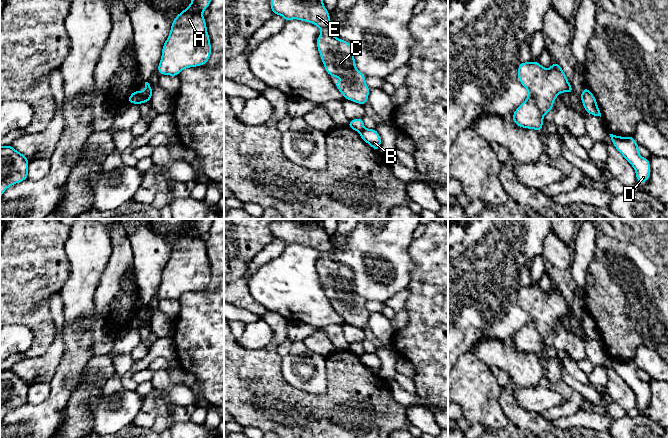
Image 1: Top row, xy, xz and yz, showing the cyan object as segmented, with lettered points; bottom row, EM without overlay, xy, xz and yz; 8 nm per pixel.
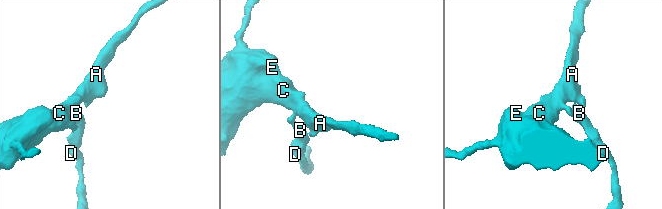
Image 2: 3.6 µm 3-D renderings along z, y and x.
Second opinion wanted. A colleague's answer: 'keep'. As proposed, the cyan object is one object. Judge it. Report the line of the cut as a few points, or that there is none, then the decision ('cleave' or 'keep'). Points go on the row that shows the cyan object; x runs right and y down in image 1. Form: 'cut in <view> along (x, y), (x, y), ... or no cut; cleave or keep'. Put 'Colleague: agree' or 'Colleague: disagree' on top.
Colleague: disagree
cut in xy along (138, 91), (139, 98), (136, 103); cleave

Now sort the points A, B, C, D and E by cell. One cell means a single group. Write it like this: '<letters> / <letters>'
A C E / B D

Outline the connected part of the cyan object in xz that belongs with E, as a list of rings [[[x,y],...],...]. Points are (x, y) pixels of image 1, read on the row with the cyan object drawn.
[[[270,0],[270,7],[274,15],[281,15],[285,21],[298,19],[318,26],[321,34],[316,43],[326,72],[345,79],[334,85],[345,100],[361,105],[368,102],[370,88],[365,83],[366,76],[355,66],[354,48],[331,33],[331,19],[323,0]]]

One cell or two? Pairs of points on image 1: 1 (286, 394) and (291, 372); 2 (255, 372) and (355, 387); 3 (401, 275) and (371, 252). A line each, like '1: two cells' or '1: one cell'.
1: two cells
2: one cell
3: one cell

